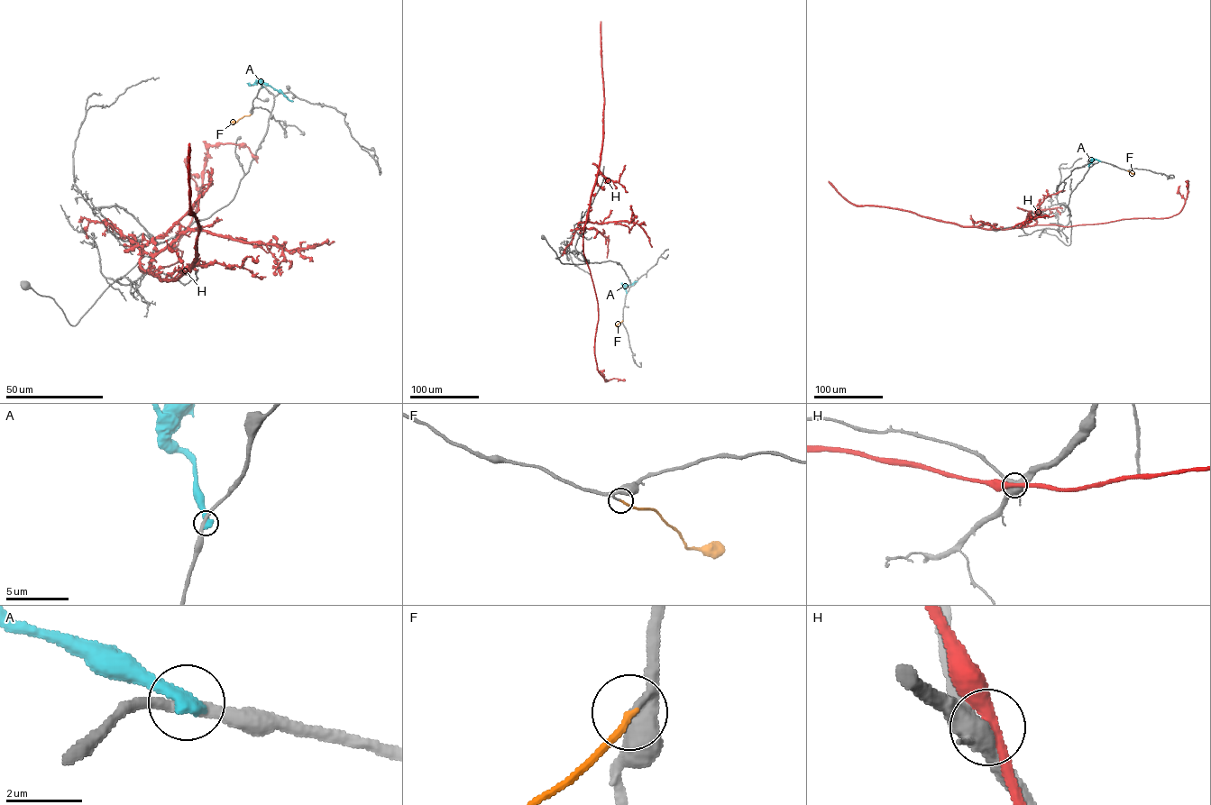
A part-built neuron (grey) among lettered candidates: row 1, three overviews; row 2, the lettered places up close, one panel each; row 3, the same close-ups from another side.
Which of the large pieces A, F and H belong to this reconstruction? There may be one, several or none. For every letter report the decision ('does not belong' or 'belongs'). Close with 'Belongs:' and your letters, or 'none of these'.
A: does not belong
F: belongs
H: does not belong
Belongs: F

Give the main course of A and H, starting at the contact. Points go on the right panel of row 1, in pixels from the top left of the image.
A: (1100, 161), (1094, 160), (1088, 166)
H: (1064, 226), (1036, 224), (986, 229), (960, 226), (907, 211), (854, 205), (829, 181)

